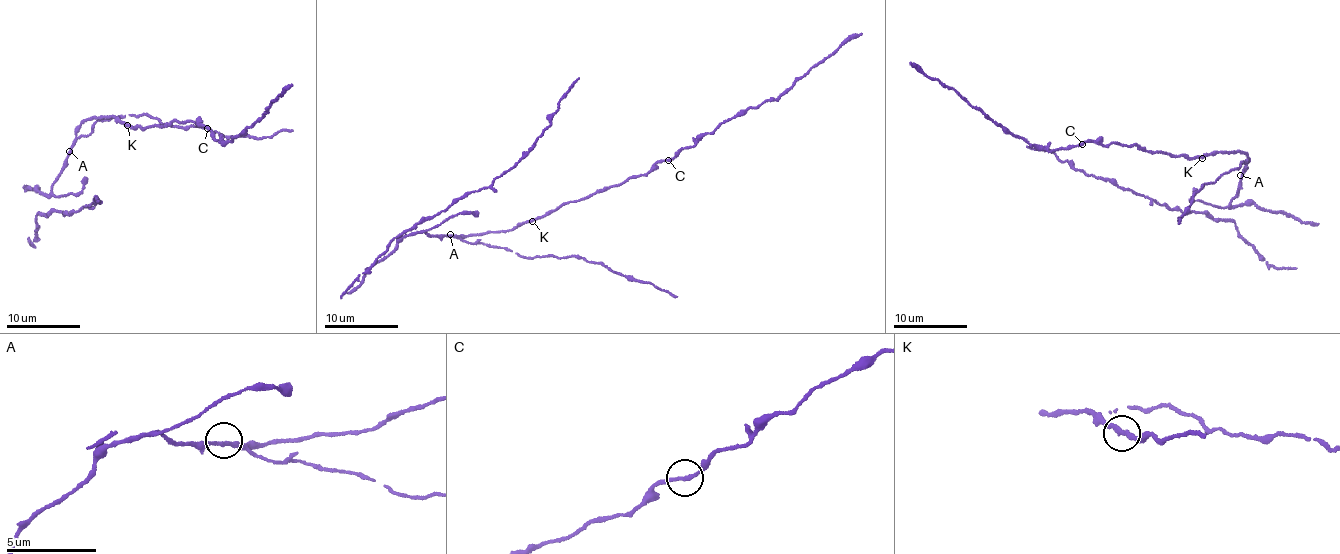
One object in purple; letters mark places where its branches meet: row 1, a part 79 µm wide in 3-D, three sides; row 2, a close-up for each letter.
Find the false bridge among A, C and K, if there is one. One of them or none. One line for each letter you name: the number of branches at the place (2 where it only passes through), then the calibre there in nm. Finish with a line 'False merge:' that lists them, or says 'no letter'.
C: Branches: 2. Thickness 190 nm
False merge: C

